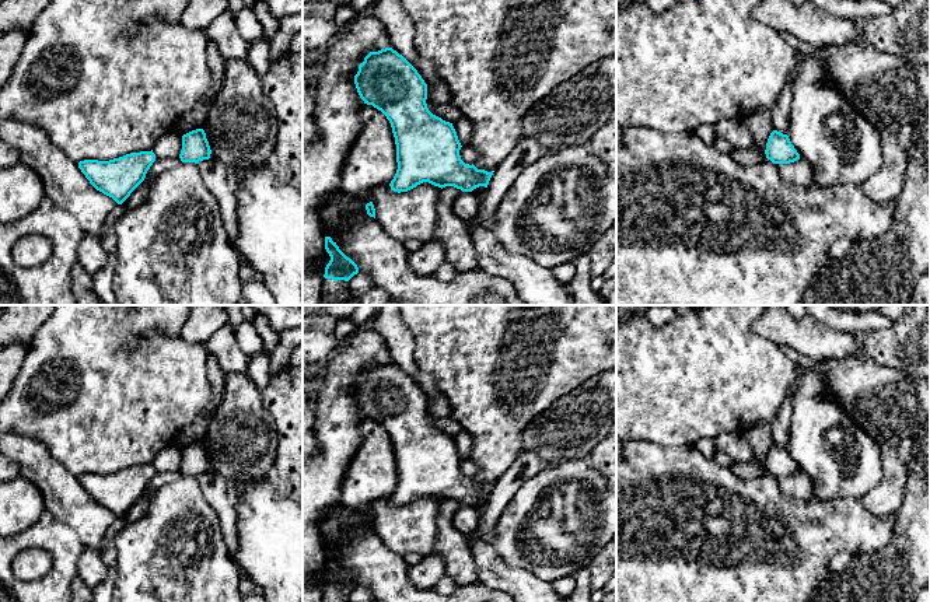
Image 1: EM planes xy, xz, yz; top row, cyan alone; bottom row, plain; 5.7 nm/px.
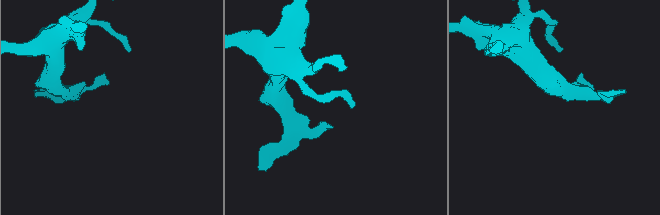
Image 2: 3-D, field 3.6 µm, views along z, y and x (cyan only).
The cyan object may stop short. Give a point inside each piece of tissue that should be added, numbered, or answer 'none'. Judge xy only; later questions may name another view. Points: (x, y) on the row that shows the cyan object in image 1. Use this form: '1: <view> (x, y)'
none

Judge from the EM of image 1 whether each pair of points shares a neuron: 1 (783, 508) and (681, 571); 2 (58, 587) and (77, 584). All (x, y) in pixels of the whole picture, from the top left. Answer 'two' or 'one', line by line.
1: one
2: two

